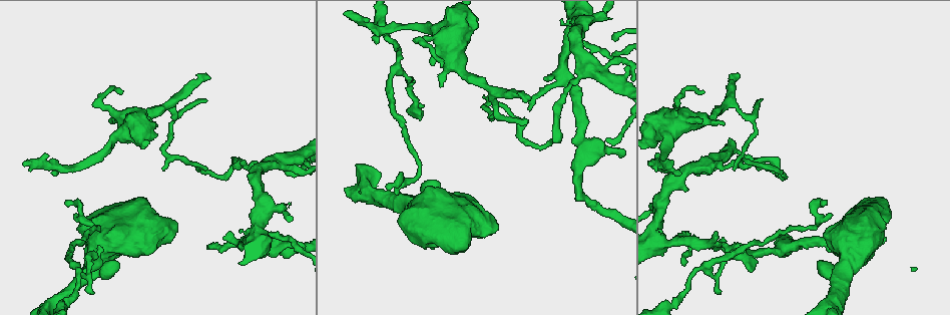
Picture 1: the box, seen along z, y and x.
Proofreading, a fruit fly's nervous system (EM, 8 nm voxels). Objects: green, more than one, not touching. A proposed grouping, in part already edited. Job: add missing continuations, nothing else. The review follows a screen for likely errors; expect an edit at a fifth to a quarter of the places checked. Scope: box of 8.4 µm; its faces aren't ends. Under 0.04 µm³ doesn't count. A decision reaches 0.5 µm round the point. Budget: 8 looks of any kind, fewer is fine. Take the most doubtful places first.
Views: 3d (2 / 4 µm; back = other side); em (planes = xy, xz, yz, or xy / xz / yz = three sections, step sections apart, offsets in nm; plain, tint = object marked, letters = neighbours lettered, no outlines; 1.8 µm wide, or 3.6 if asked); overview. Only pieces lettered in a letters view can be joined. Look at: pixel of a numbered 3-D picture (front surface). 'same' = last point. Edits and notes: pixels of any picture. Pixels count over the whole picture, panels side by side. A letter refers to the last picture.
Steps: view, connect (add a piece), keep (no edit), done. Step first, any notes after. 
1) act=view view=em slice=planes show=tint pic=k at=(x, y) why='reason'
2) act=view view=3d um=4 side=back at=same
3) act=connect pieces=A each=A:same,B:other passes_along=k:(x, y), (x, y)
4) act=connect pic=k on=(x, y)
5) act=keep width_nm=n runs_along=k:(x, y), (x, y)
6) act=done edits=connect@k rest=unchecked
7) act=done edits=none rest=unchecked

act=view view=3d um=2 side=back pic=1 at=(64, 202) why='tapers out'

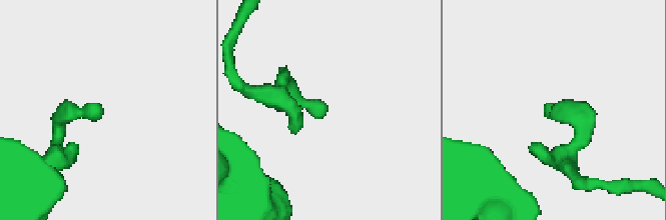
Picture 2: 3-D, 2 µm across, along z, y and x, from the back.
act=view view=em slice=planes show=letters pic=2 at=(553, 111) why='shape alone is not enough'

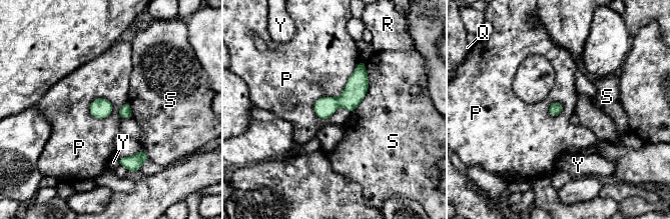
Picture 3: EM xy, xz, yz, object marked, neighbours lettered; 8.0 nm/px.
act=keep each=P:other,Q:other,R:other,S:other,Y:other border=3:(361, 60), (314, 102), (321, 120) found='none of them fits'

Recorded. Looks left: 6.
act=view view=em um=3.6 slice=xz step=4 show=tint pic=1 at=(888, 213) why='free end'

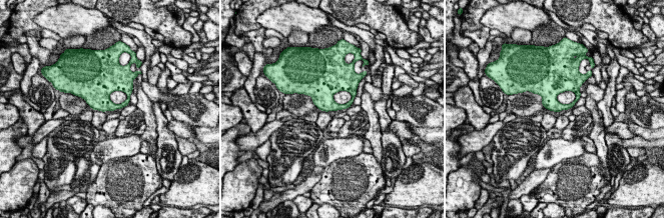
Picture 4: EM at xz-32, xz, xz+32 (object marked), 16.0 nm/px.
act=view view=em um=3.6 slice=xy step=4 show=tint at=same why='cut it another way'

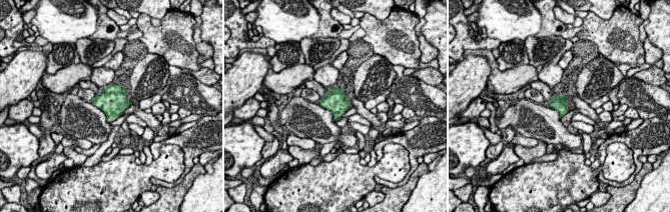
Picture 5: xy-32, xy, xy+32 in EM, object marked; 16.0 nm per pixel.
act=view view=em um=3.6 slice=xy step=4 show=letters at=same

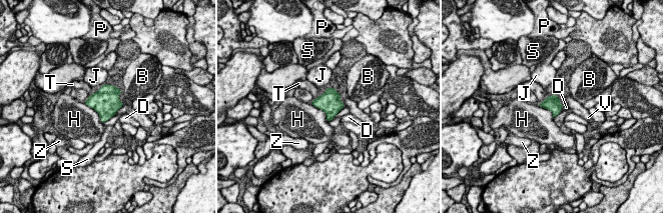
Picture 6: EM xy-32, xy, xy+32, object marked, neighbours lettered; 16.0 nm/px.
act=keep each=B:other,D:other,H:other,J:other,P:other,S:other,T:other,V:other,Z:other border=6:(309, 103), (319, 108), (328, 121) found='no lettered piece goes on from it'

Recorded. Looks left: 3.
act=view view=em slice=xy step=4 show=letters pic=1 at=(750, 270) why='branch stops here'

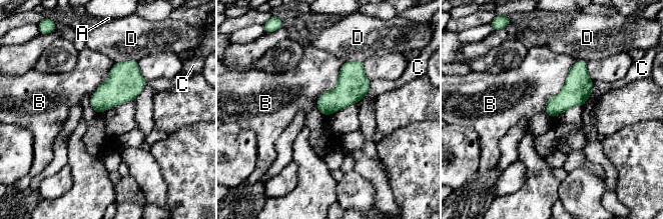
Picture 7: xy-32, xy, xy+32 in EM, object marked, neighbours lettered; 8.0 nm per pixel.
act=view view=em slice=planes show=letters at=same why='another direction'

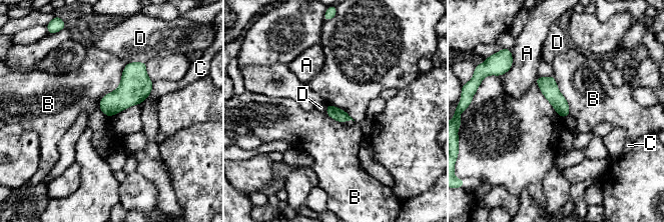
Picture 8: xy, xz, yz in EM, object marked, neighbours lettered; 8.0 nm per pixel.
act=keep each=A:other,B:other,C:other,D:other border=8:(145, 62), (127, 63) found='no lettered piece goes on from it'

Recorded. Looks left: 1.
act=done edits=none rest=unchecked

